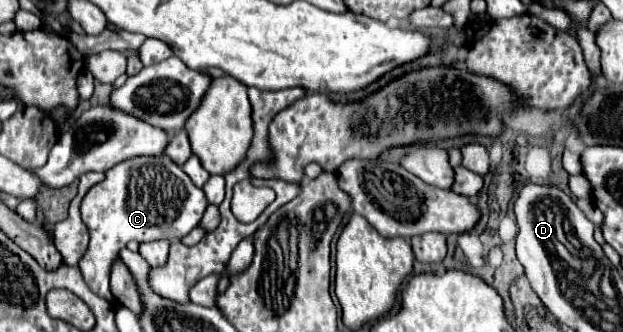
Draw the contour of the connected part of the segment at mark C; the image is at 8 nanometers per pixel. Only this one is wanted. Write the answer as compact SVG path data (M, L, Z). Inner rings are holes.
M167 155L133 157L105 171L105 179L93 185L81 201L81 219L89 227L90 241L78 266L85 283L99 297L113 301L109 291L109 265L129 241L183 239L199 225L207 207L205 193Z

